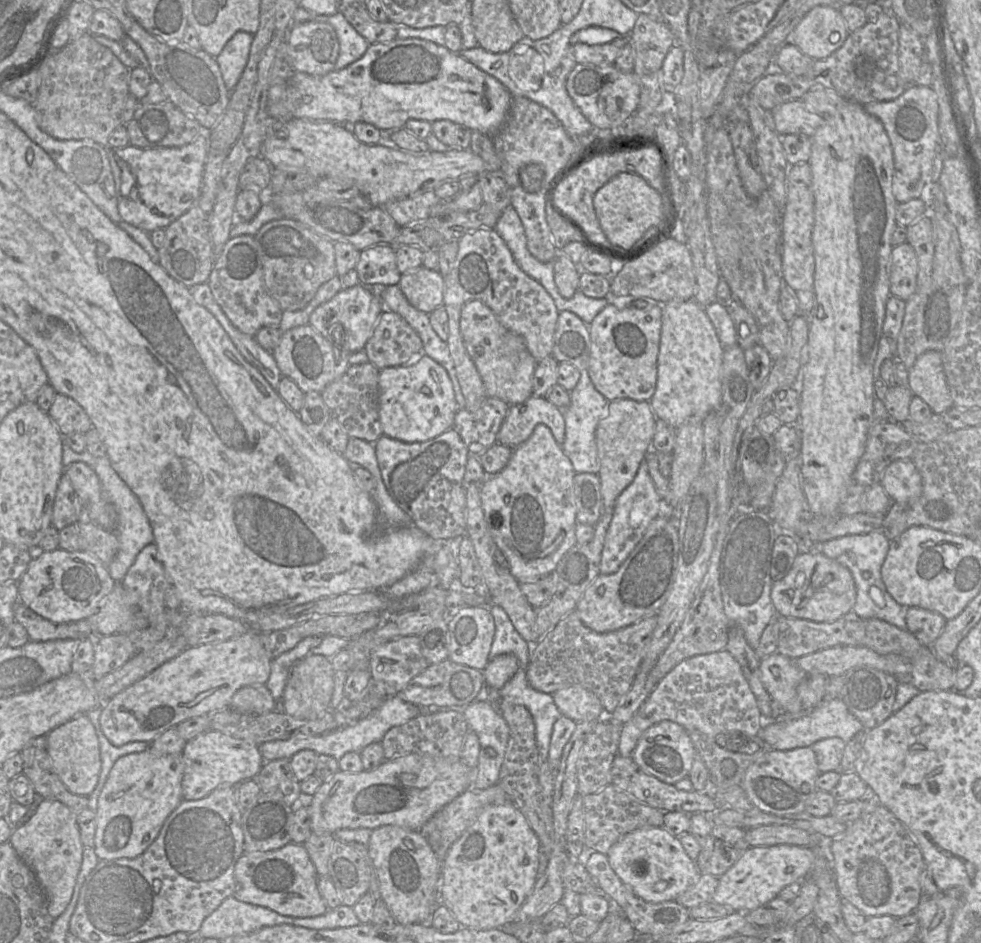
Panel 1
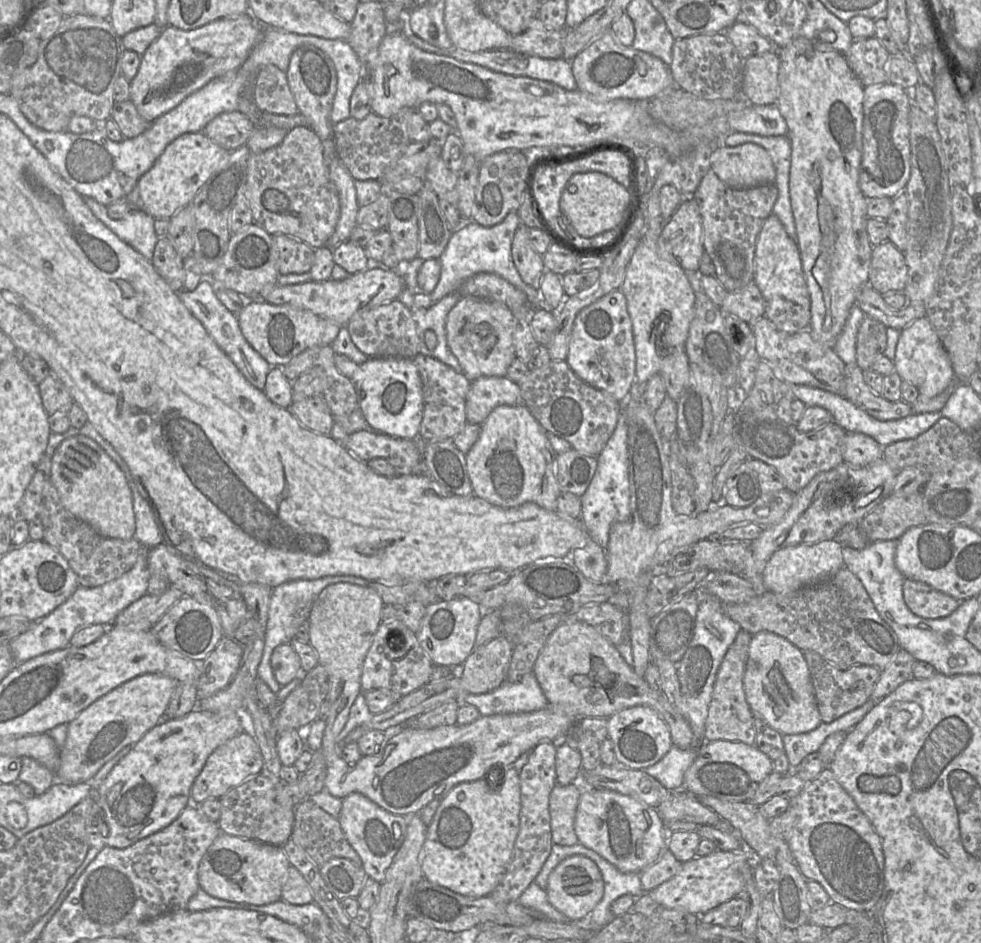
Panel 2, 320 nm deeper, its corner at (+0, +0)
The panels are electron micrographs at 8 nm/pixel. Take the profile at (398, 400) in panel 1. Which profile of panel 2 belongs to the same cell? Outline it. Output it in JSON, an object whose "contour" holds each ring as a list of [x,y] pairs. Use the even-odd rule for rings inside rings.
{"contour":[[[335,353],[337,369],[354,384],[359,409],[368,425],[383,434],[399,438],[419,438],[423,416],[422,382],[419,371],[409,358],[369,358],[358,364]]]}

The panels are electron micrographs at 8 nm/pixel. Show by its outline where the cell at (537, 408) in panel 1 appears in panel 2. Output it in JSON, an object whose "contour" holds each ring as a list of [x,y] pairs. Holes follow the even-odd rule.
{"contour":[[[479,377],[470,383],[466,399],[466,419],[469,424],[481,425],[498,406],[522,405],[518,384],[507,377]]]}

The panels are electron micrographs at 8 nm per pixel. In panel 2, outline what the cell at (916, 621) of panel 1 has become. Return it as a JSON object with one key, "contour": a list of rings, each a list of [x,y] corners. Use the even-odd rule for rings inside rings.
{"contour":[[[911,579],[904,580],[903,599],[914,615],[924,619],[945,618],[960,605],[957,599]]]}

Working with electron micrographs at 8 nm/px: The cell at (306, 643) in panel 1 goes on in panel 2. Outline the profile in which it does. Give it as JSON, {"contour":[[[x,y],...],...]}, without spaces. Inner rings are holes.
{"contour":[[[350,575],[324,576],[318,579],[297,579],[284,582],[271,589],[268,620],[265,631],[265,644],[261,662],[257,669],[258,678],[263,680],[271,690],[276,694],[281,685],[274,677],[271,668],[271,655],[273,650],[281,644],[289,643],[294,637],[298,628],[307,622],[314,600],[322,592],[322,590],[335,583],[350,583],[363,587],[369,587],[368,580],[361,577]]]}

